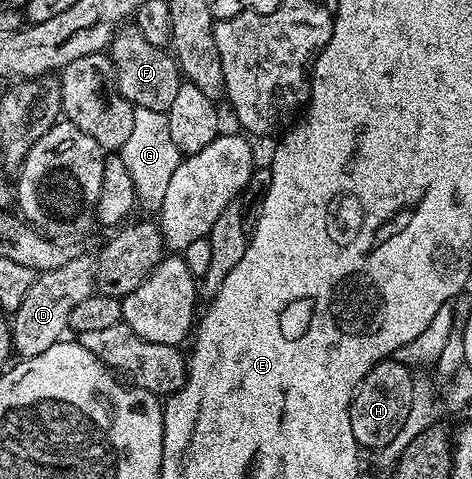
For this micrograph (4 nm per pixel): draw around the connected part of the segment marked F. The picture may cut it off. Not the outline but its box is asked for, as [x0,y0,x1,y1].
[107,26,183,113]

